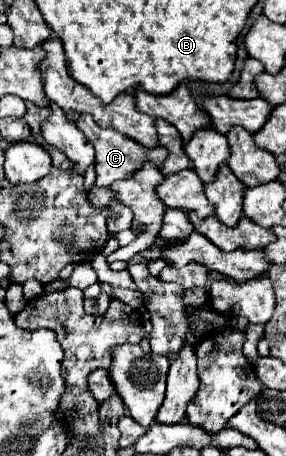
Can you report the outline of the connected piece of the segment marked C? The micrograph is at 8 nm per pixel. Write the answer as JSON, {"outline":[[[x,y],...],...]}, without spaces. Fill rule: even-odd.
{"outline":[[[79,115],[79,119],[73,121],[87,137],[87,141],[95,147],[95,171],[97,171],[97,187],[109,187],[113,181],[117,179],[127,179],[131,177],[131,173],[135,169],[141,167],[143,161],[153,161],[157,167],[161,167],[163,159],[167,157],[167,149],[165,147],[155,147],[155,149],[147,149],[139,143],[135,143],[133,139],[127,139],[125,135],[113,131],[113,129],[99,129],[99,125],[93,121],[91,115]]]}

